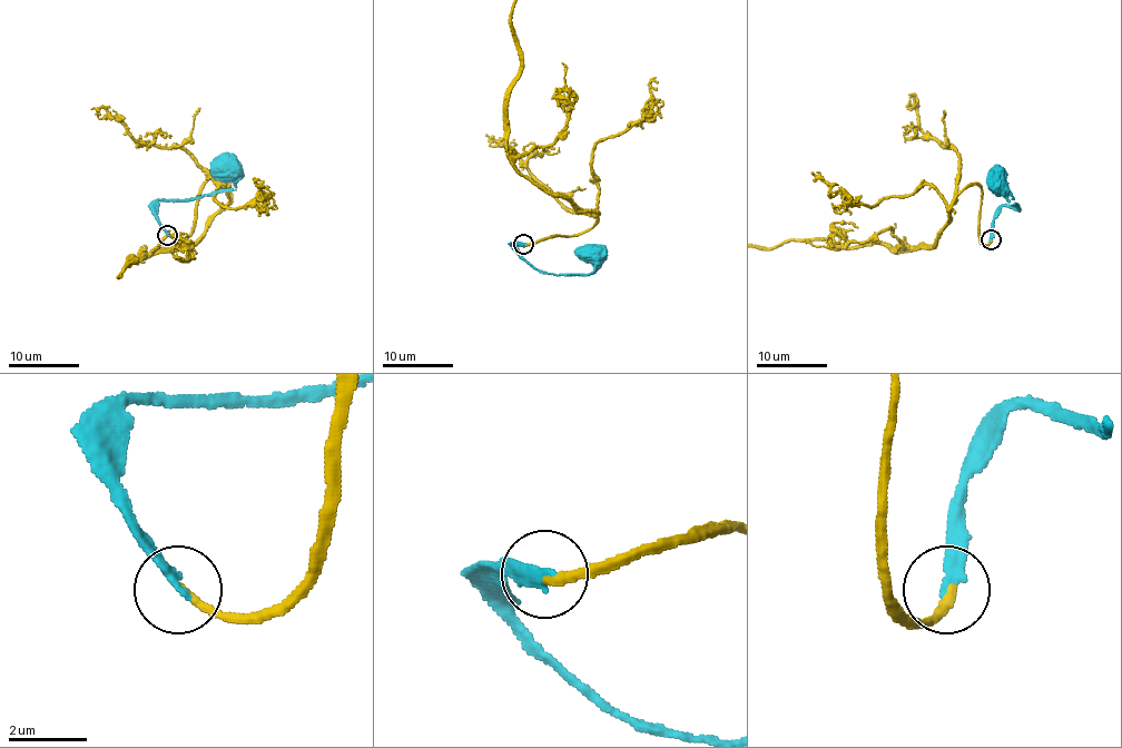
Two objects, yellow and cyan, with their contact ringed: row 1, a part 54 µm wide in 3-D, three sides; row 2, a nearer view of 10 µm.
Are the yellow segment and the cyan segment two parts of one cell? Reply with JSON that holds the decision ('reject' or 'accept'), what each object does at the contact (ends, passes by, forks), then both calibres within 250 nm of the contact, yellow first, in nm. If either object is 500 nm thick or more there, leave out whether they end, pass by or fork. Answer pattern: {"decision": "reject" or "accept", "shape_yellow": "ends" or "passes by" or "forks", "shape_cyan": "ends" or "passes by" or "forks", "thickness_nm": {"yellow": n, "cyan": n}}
{"decision": "accept", "shape_yellow": "ends", "shape_cyan": "ends", "thickness_nm": {"yellow": 220, "cyan": 260}}

